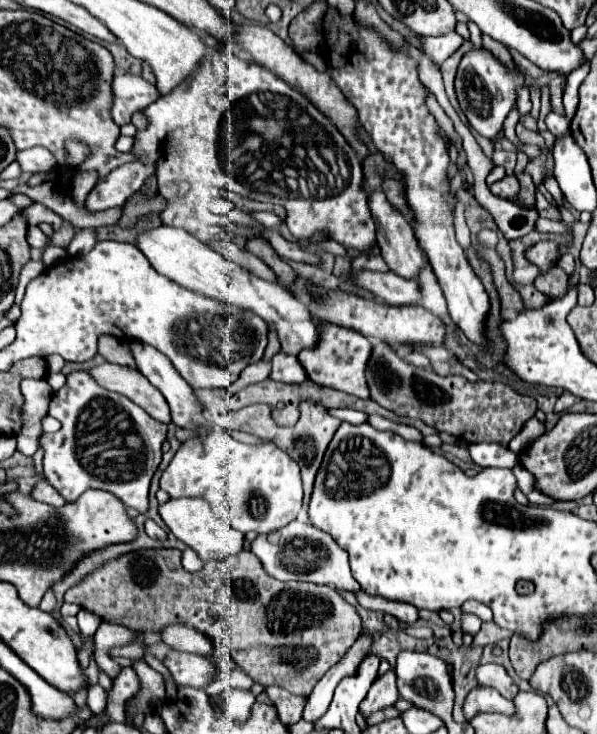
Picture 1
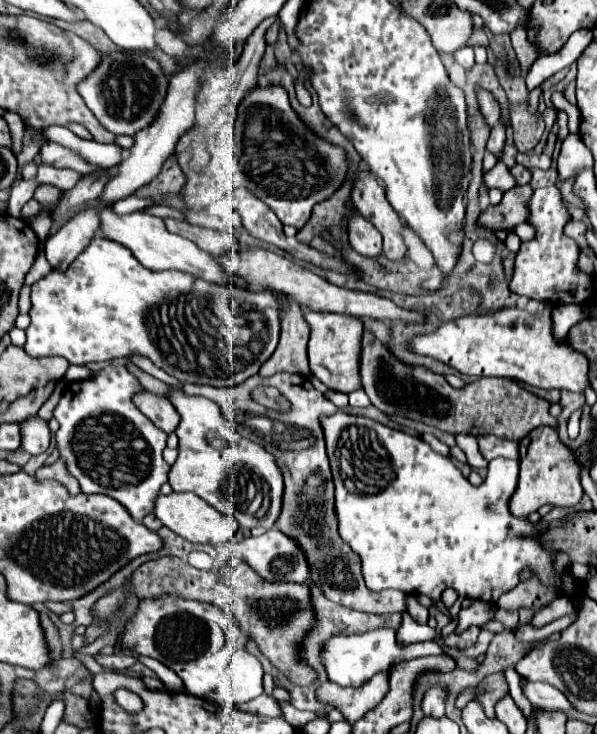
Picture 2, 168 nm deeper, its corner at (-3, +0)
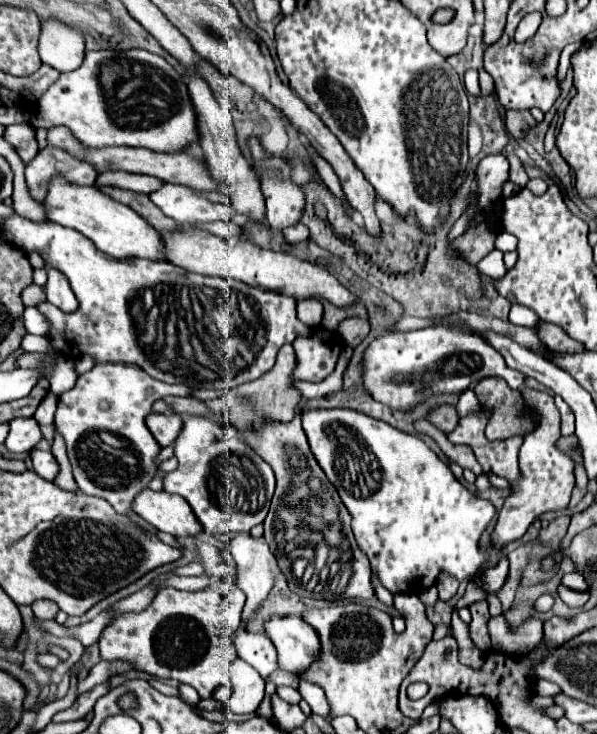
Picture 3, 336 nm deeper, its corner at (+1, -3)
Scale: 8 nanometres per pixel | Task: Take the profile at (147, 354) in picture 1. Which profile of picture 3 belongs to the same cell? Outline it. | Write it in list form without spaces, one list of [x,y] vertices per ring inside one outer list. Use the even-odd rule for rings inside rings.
[[[186,417],[174,443],[174,455],[180,465],[162,477],[164,491],[182,495],[210,535],[250,531],[268,515],[274,493],[274,473],[270,465],[234,433],[224,431],[222,425],[208,417]]]

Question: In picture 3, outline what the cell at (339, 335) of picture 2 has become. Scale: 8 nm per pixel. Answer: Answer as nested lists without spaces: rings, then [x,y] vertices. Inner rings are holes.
[[[314,327],[312,333],[298,337],[294,343],[298,365],[294,377],[300,381],[320,383],[336,367],[336,361],[344,349],[344,341],[336,331]]]

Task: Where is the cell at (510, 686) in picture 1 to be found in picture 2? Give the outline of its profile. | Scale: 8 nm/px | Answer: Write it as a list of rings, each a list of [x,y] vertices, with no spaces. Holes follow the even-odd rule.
[[[528,682],[524,688],[524,694],[530,698],[530,702],[534,706],[545,708],[546,710],[572,710],[572,704],[568,702],[568,698],[564,694],[560,694],[560,690],[556,690],[550,684],[542,684],[542,682]]]

